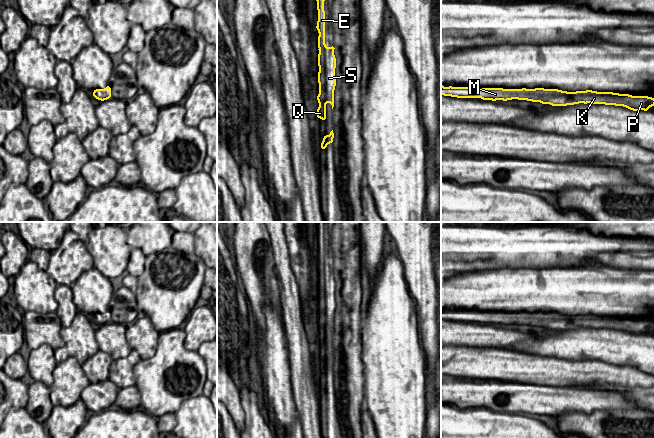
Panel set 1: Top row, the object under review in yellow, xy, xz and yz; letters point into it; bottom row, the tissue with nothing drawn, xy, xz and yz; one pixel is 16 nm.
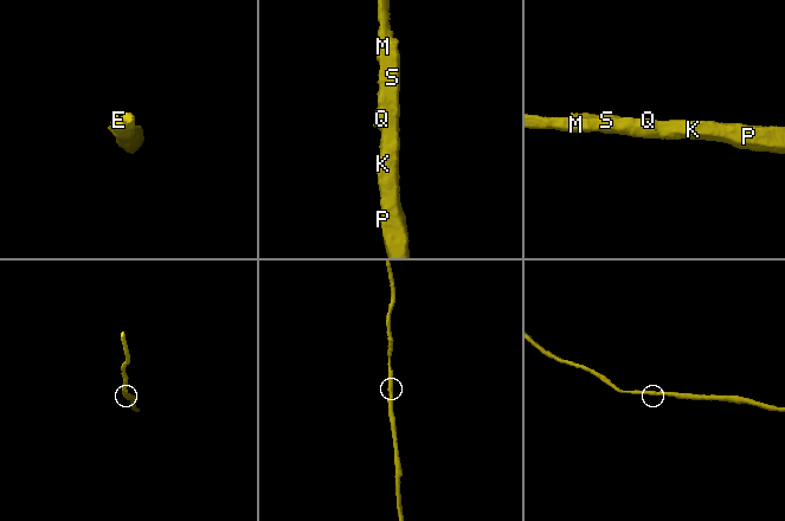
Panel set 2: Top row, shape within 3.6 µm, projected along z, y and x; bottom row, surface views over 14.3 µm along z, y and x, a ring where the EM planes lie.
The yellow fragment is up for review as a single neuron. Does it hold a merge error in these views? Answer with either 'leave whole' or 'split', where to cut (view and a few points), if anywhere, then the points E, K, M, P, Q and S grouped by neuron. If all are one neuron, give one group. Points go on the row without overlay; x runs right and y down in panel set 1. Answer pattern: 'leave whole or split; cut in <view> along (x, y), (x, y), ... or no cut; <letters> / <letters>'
leave whole; no cut; E K M P Q S

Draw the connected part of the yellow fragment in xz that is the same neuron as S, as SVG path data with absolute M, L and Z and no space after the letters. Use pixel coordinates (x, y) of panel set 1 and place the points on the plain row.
M315 222L317 224L318 245L316 253L318 254L318 307L319 318L317 325L319 331L316 336L316 340L323 345L326 344L326 327L329 326L334 331L334 314L336 310L335 292L336 282L334 279L334 273L336 271L331 270L328 272L325 269L325 235L324 224L326 222Z

